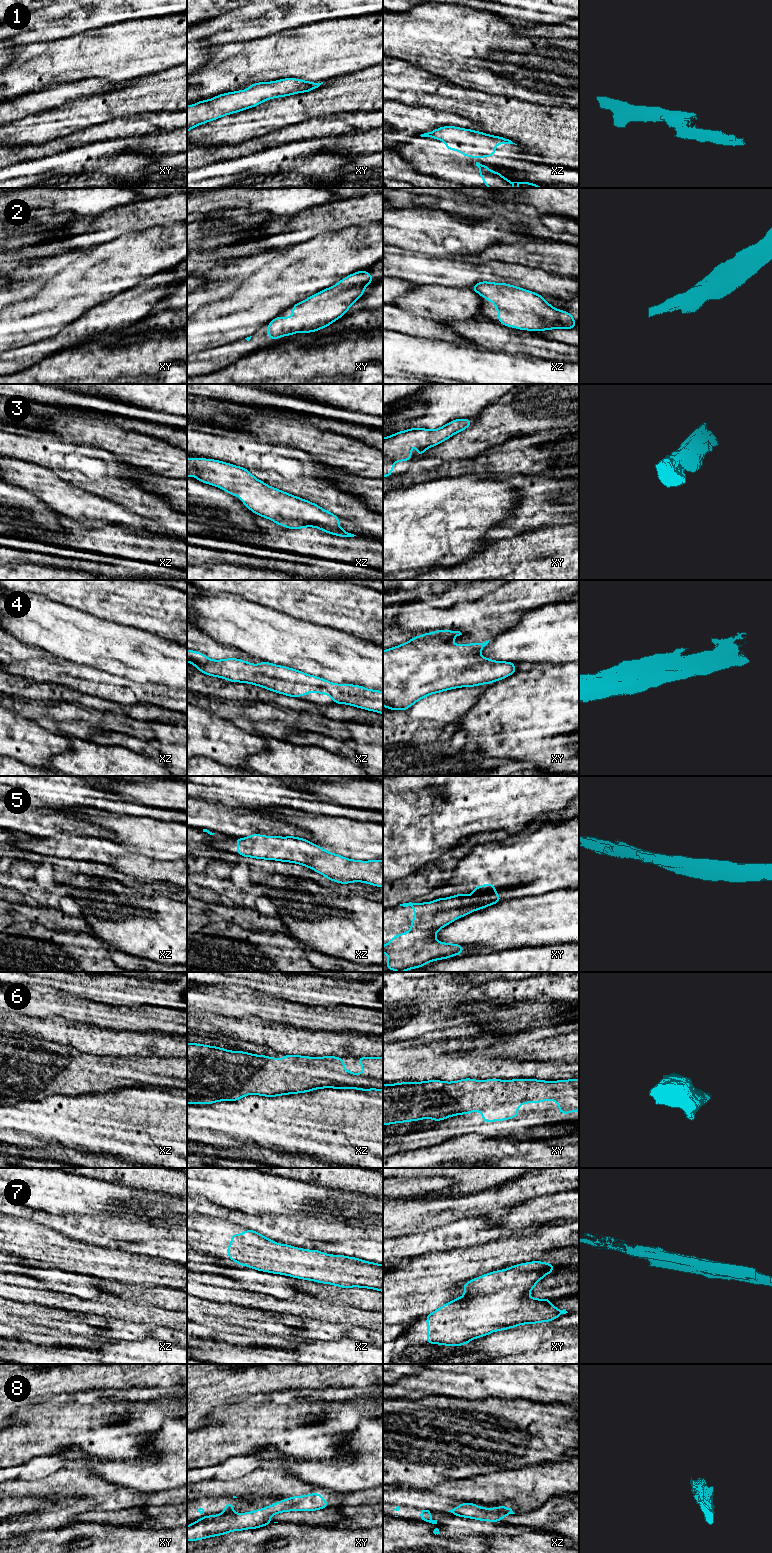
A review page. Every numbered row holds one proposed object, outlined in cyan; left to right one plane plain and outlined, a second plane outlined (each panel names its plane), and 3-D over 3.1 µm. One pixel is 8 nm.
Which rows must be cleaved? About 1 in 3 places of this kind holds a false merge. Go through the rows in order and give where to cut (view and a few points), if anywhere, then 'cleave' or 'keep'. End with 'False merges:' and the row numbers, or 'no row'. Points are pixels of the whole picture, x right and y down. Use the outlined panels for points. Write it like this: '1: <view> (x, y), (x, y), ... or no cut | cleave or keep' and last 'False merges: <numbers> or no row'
1: no cut | keep
2: no cut | keep
3: no cut | keep
4: no cut | keep
5: no cut | keep
6: no cut | keep
7: no cut | keep
8: no cut | keep
False merges: no row

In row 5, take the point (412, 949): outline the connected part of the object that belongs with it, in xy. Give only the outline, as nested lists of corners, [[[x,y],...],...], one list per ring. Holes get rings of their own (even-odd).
[[[492,883],[477,886],[472,892],[472,896],[460,893],[432,902],[400,904],[412,906],[415,915],[409,932],[396,934],[383,946],[383,953],[389,955],[386,968],[403,972],[461,954],[463,945],[438,942],[435,934],[454,920],[501,901]]]

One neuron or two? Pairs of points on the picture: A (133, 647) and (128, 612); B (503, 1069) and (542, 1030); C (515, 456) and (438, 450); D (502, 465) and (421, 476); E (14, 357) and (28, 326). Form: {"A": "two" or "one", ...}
{"A": "two", "B": "two", "C": "two", "D": "one", "E": "two"}

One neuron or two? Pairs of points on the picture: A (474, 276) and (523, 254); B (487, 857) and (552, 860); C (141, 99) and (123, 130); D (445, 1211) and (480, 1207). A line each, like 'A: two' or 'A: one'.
A: two
B: one
C: two
D: one

